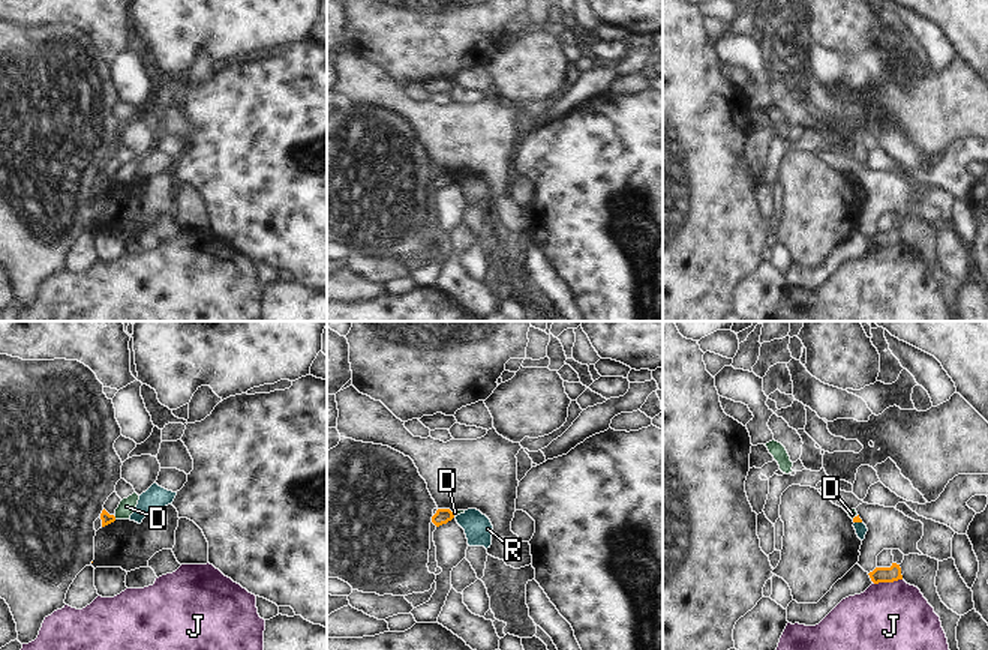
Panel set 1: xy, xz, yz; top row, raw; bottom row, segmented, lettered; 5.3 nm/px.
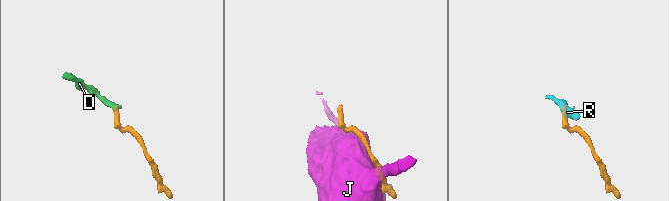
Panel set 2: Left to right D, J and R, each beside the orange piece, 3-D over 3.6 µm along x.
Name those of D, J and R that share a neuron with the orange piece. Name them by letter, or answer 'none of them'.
none of them

